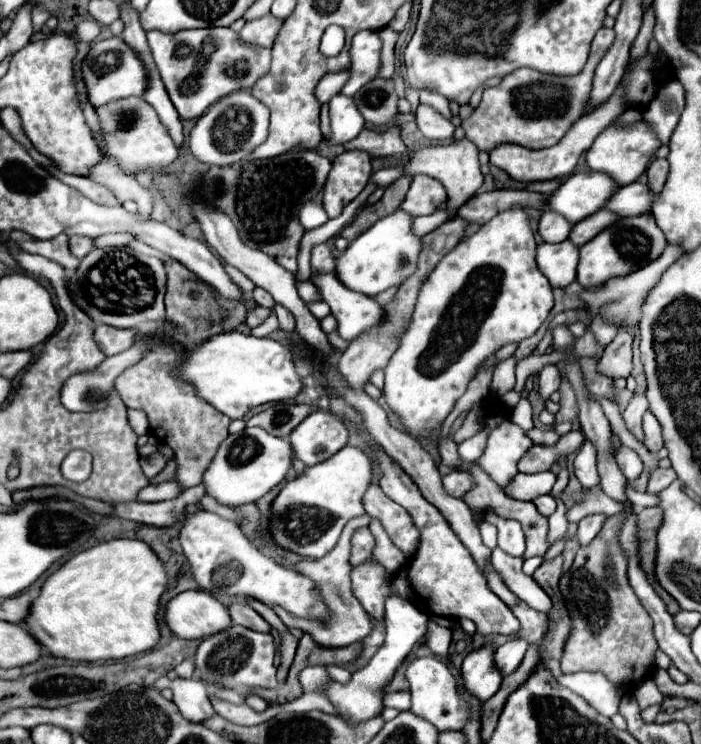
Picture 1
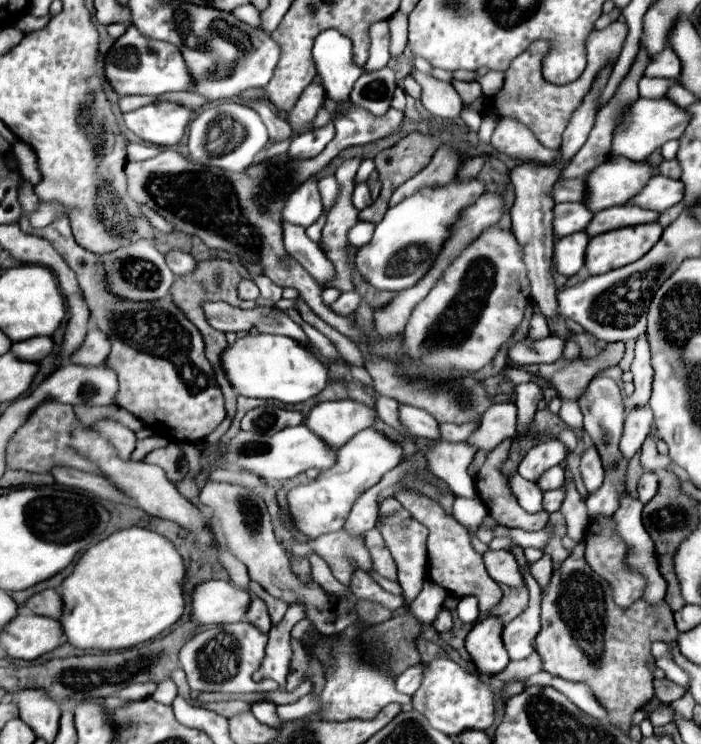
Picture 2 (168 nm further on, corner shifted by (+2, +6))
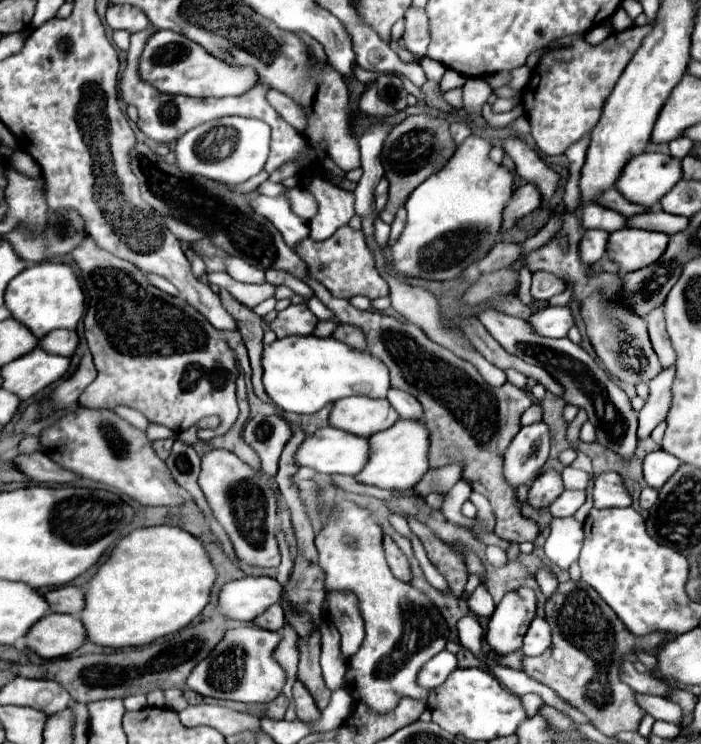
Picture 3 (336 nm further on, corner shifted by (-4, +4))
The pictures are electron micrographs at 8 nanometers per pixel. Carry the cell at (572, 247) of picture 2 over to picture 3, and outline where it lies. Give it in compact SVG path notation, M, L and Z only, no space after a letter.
M602 229L586 231L584 237L582 237L582 243L580 243L580 257L582 257L582 261L592 265L598 259L602 259L604 253L606 253L608 237L610 237L610 233L602 231Z

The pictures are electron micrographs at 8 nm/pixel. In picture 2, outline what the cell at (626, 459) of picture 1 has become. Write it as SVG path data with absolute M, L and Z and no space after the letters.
M642 407L642 409L632 409L626 417L624 423L624 431L622 431L622 439L620 439L620 453L630 461L636 451L640 451L646 435L650 433L650 425L652 425L652 411L650 407Z

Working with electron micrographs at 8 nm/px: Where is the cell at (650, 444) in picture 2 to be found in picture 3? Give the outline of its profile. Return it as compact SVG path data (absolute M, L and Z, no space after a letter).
M664 449L652 451L644 459L644 479L648 487L660 491L660 487L676 473L678 467L680 467L680 461L676 461L676 457L670 455L668 451Z

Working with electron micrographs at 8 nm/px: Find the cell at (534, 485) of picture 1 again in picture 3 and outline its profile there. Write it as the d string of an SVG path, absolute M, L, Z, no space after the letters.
M564 467L562 479L564 479L566 489L586 489L588 481L590 481L590 475L580 471L580 469L574 469L574 467Z

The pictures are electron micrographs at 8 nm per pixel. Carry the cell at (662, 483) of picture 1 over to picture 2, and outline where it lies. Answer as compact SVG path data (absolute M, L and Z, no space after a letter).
M646 471L640 477L640 485L638 485L638 499L642 503L648 503L656 493L658 493L658 485L660 485L660 477L656 473Z

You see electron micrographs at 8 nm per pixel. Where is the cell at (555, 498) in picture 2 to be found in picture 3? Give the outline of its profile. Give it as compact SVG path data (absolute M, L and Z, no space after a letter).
M564 491L552 505L550 513L554 517L572 517L586 501L586 491Z

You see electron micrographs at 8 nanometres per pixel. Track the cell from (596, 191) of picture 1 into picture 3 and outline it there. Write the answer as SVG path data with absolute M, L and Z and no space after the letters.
M642 153L624 167L616 189L632 203L654 207L680 179L680 159L662 153Z

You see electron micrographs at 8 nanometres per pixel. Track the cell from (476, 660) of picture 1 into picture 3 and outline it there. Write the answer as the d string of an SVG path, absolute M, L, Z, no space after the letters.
M520 587L504 595L490 617L486 639L490 647L500 653L512 653L522 647L524 631L536 617L536 593L530 587Z

